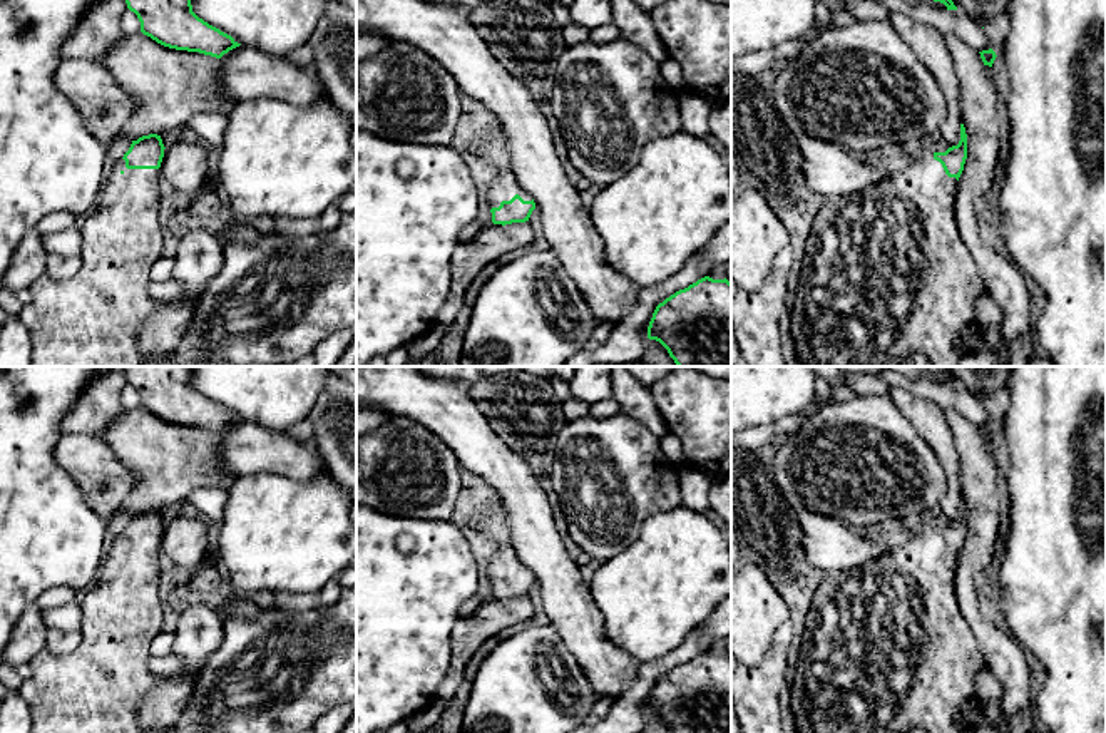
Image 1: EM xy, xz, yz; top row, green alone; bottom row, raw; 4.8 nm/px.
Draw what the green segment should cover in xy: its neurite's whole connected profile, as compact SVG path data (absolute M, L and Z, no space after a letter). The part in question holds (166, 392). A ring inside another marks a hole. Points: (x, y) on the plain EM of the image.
M122 366L122 372L137 390L144 410L169 423L221 433L241 418L192 387L192 368Z

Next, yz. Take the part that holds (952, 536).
M960 499L960 515L945 527L927 527L917 536L905 536L900 547L888 554L863 564L858 569L837 571L825 574L820 581L810 611L805 619L805 629L796 661L796 673L791 686L791 713L796 733L902 733L910 728L922 728L927 733L962 733L960 725L962 708L977 700L975 674L986 668L981 646L965 621L954 592L954 579L959 566L959 552L967 534L967 509Z

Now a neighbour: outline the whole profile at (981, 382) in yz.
M947 366L957 385L974 398L986 402L991 395L1007 388L1011 366Z

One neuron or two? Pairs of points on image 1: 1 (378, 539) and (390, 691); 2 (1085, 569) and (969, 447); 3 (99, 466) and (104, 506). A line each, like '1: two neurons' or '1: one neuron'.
1: one neuron
2: two neurons
3: one neuron

